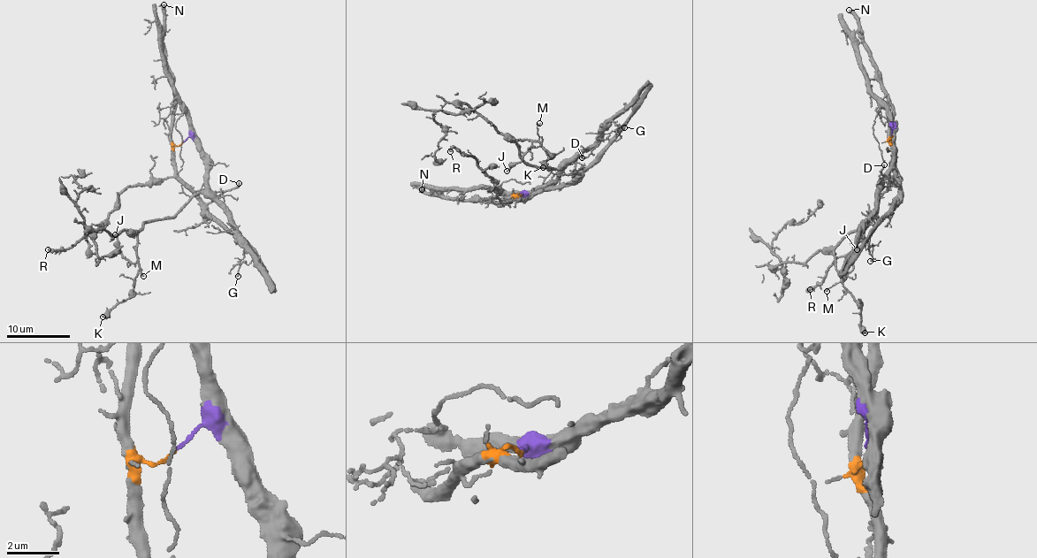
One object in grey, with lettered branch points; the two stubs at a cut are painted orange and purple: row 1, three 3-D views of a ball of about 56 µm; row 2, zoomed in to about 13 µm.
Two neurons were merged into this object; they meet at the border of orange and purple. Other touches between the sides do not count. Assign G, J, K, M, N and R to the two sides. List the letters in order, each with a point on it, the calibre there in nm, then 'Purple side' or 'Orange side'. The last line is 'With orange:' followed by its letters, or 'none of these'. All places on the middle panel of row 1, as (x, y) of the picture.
G: Place: (624, 127). Thickness 120 nm. Orange side
J: Place: (507, 171). Thickness 150 nm. Purple side
K: Place: (543, 167). Thickness 550 nm. Purple side
M: Place: (539, 123). Thickness 120 nm. Purple side
N: Place: (422, 189). Thickness 420 nm. Orange side
R: Place: (450, 151). Thickness 320 nm. Orange side
With orange: G, N, R

